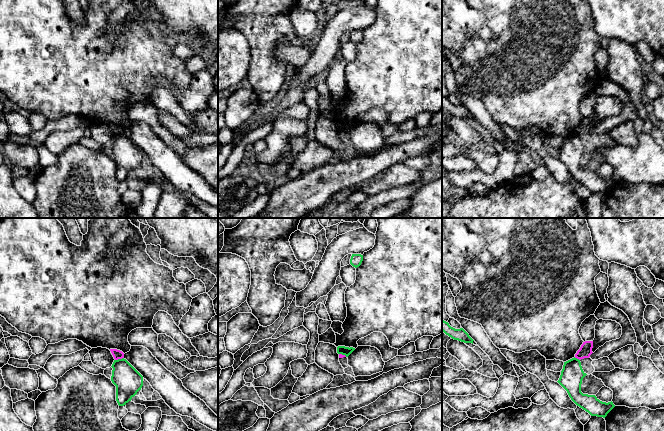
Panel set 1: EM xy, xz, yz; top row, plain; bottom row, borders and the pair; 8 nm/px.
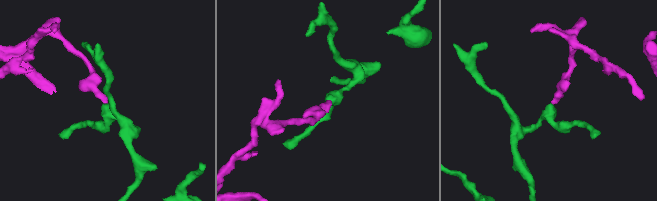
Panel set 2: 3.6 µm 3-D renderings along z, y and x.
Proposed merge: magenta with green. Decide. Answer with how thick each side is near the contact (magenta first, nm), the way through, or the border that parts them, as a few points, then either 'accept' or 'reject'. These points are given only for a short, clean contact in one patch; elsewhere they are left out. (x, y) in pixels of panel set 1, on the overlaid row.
80/220 nm | along xy (123, 357), (115, 360) | reject

